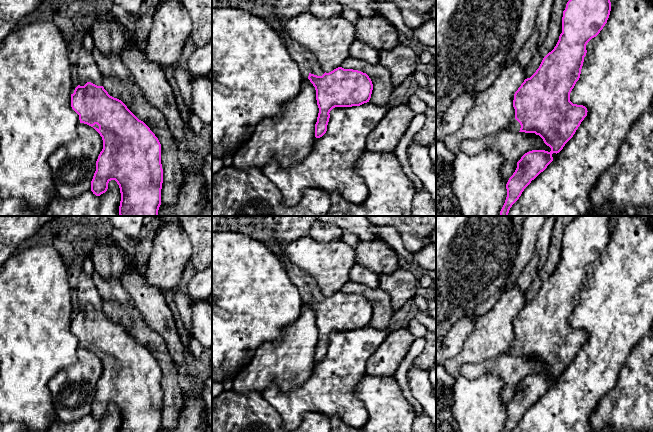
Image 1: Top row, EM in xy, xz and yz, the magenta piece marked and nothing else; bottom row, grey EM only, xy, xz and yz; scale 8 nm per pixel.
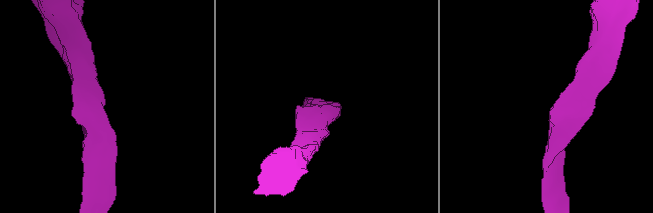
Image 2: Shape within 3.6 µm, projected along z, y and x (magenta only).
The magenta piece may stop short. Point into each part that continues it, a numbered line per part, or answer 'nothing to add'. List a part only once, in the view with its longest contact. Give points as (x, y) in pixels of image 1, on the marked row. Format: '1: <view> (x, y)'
1: xz (285, 9)

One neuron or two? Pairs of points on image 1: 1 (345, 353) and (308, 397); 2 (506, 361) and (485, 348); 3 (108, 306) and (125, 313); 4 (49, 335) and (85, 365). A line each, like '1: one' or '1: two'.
1: one
2: two
3: one
4: two

